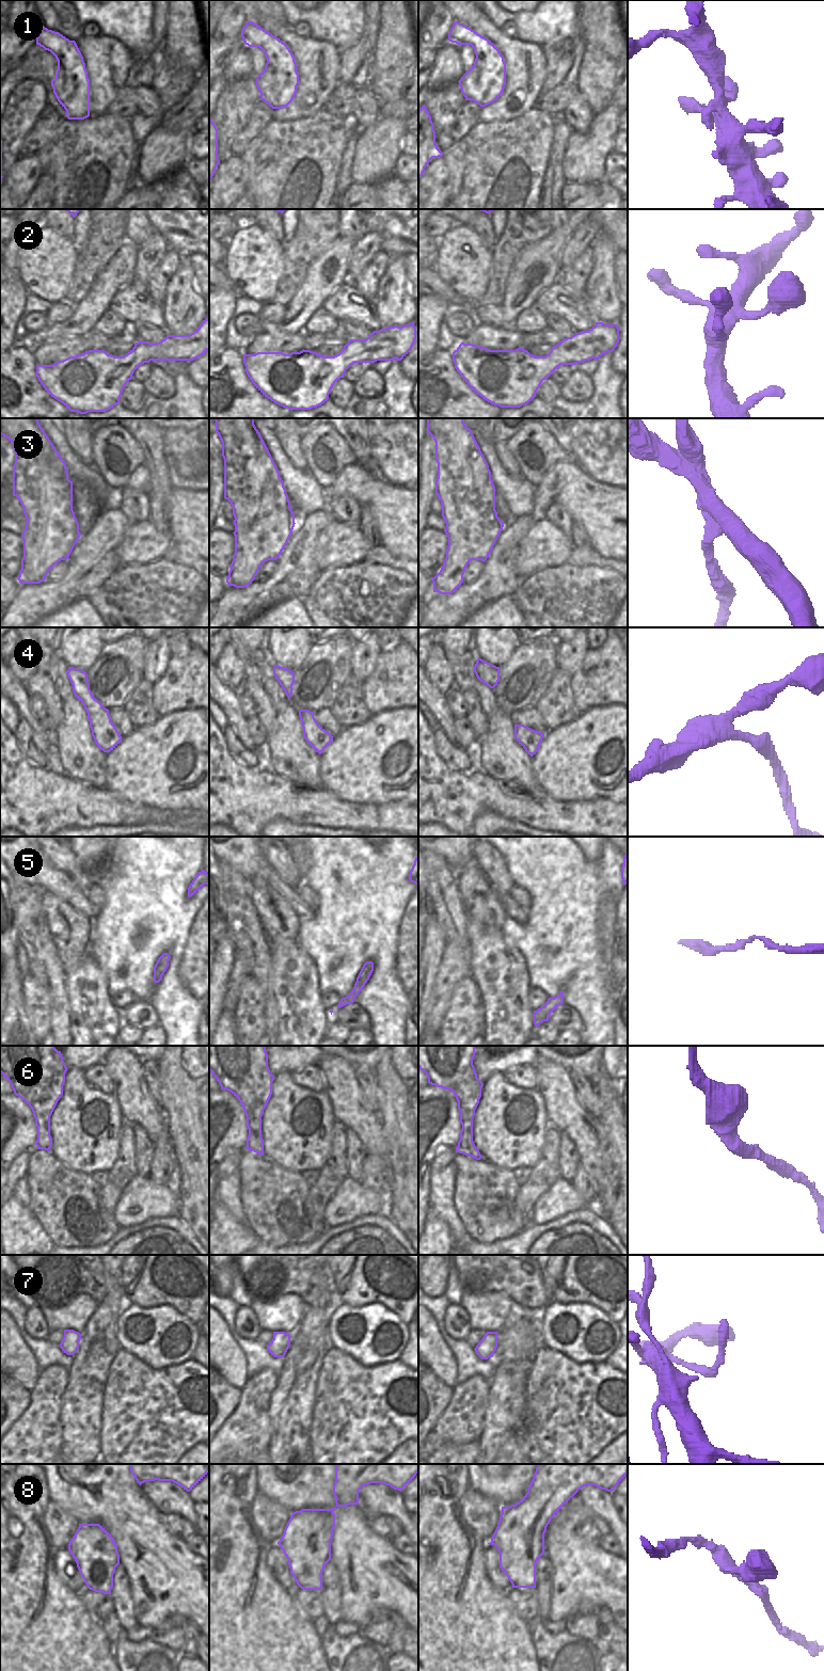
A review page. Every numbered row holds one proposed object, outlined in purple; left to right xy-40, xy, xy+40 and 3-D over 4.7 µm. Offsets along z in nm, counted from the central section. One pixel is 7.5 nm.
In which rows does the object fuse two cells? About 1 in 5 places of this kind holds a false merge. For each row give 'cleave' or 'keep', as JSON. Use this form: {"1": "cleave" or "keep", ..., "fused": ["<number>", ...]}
{"1": "keep", "2": "keep", "3": "cleave", "4": "keep", "5": "keep", "6": "keep", "7": "keep", "8": "keep", "fused": ["3"]}

